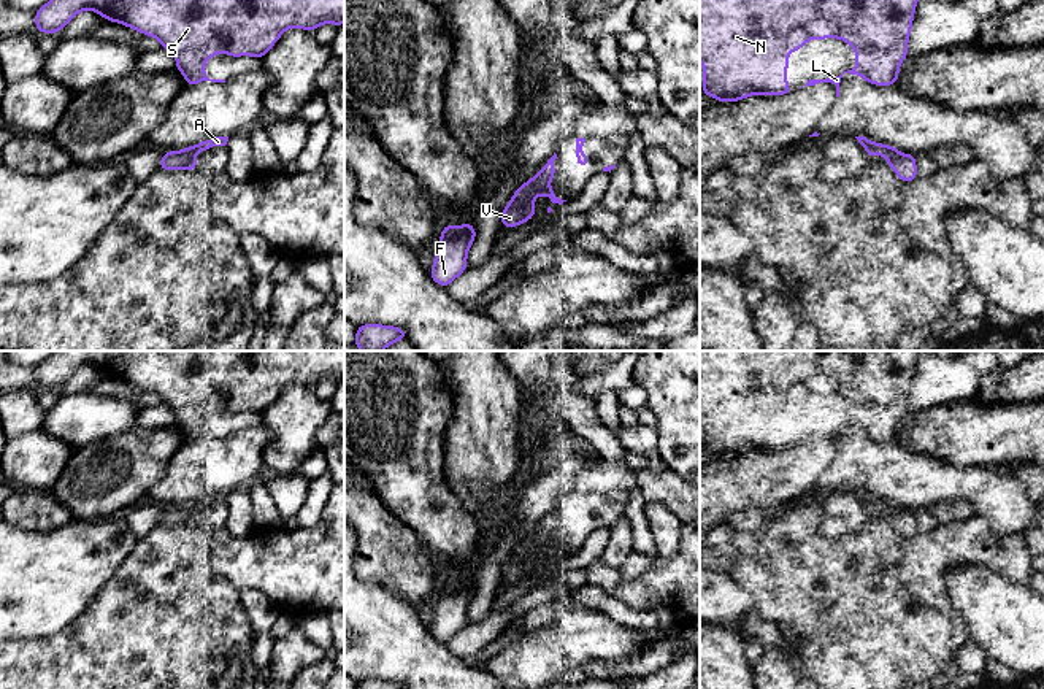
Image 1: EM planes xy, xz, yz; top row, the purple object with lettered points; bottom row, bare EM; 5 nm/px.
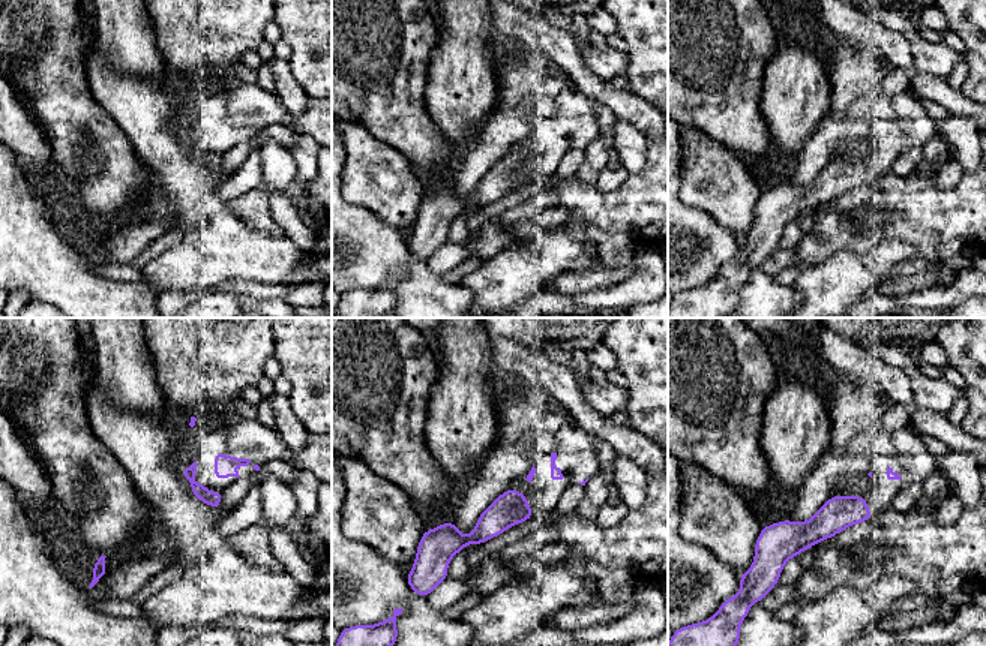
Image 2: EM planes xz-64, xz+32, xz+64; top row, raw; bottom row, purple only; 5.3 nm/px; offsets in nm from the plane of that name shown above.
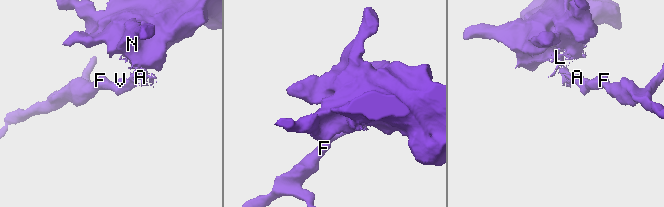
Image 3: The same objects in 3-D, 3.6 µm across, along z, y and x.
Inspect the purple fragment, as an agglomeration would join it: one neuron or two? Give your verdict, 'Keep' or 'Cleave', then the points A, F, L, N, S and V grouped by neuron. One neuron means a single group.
Cleave. Groups: A L N S / F V

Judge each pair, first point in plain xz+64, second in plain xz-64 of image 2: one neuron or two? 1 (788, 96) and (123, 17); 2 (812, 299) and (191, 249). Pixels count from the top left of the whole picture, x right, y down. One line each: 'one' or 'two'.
1: one
2: one

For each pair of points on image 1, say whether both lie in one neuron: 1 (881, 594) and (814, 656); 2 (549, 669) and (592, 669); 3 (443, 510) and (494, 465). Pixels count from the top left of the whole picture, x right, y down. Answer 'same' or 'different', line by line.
1: same
2: different
3: different

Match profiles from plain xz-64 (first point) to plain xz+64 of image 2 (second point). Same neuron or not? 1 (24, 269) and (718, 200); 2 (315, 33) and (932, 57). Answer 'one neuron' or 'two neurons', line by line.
1: two neurons
2: two neurons

